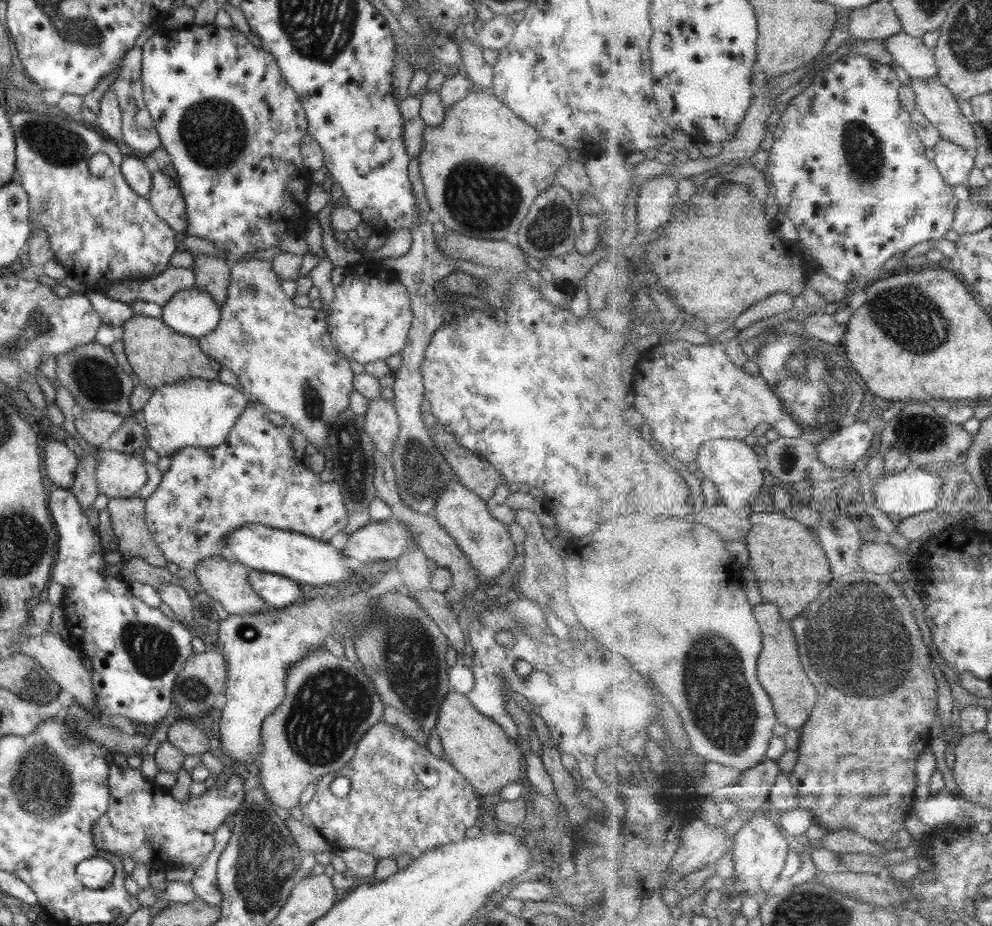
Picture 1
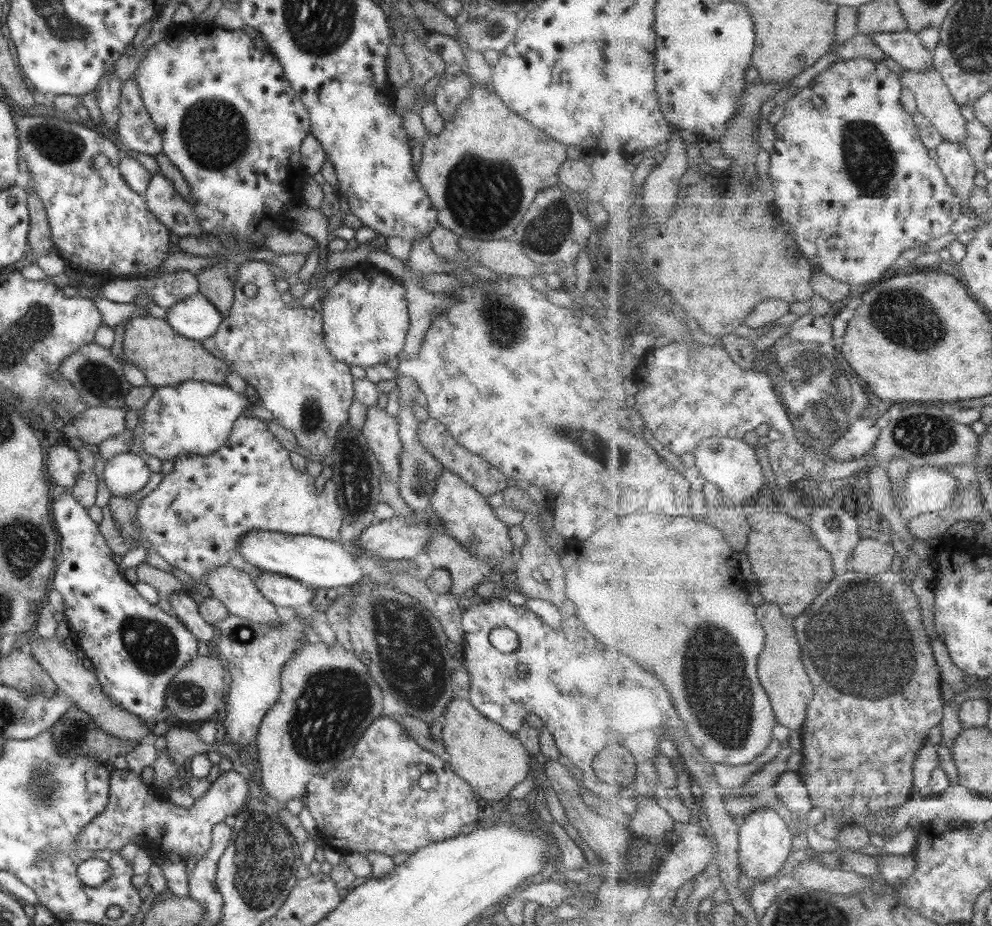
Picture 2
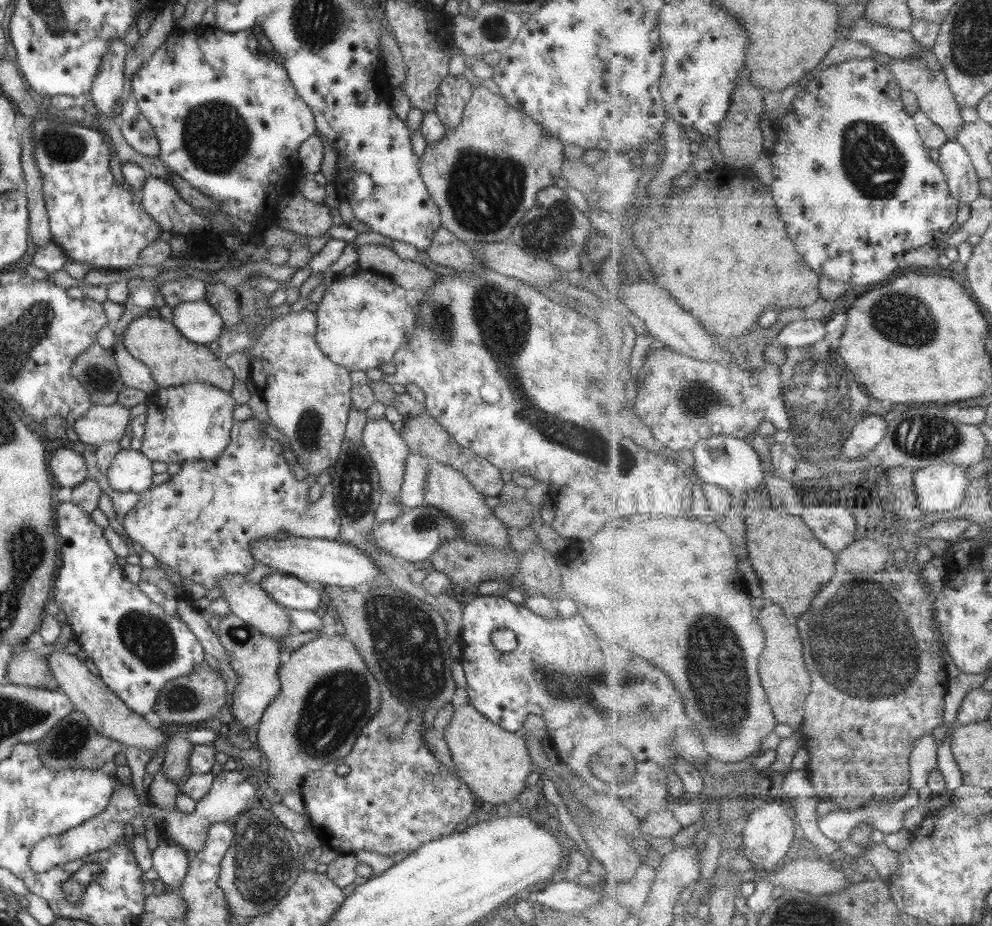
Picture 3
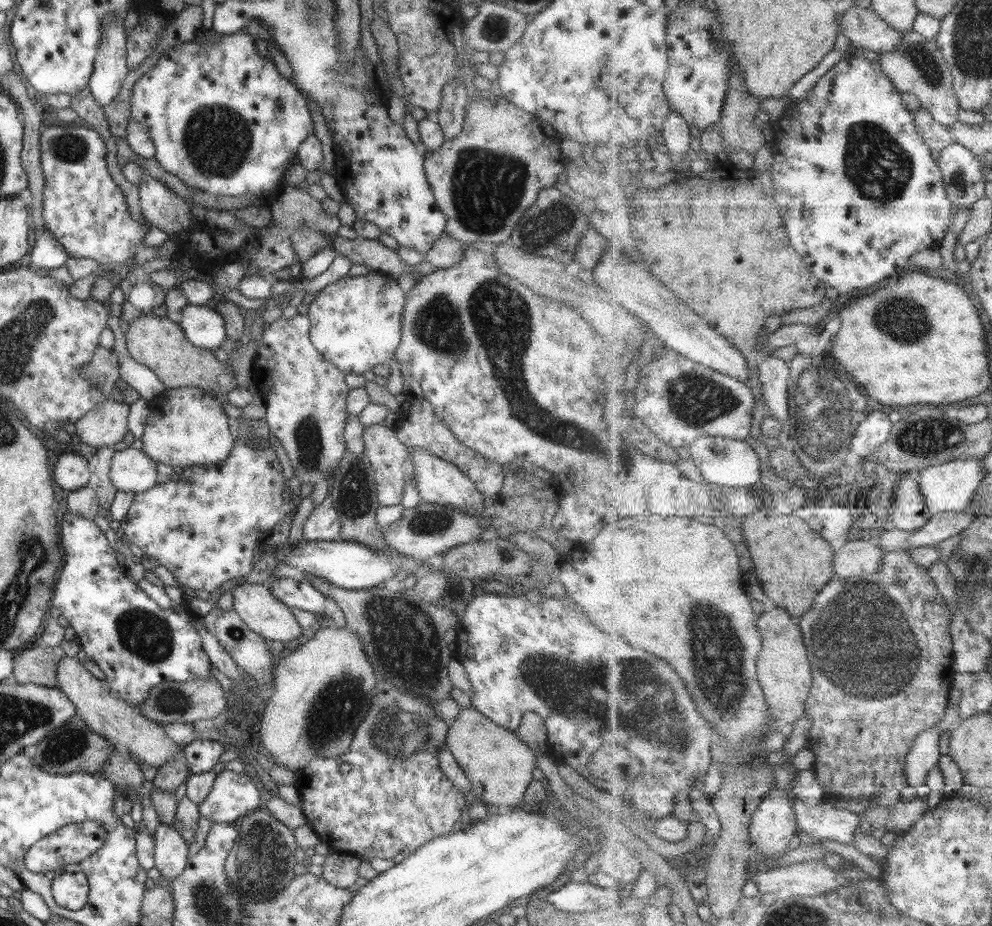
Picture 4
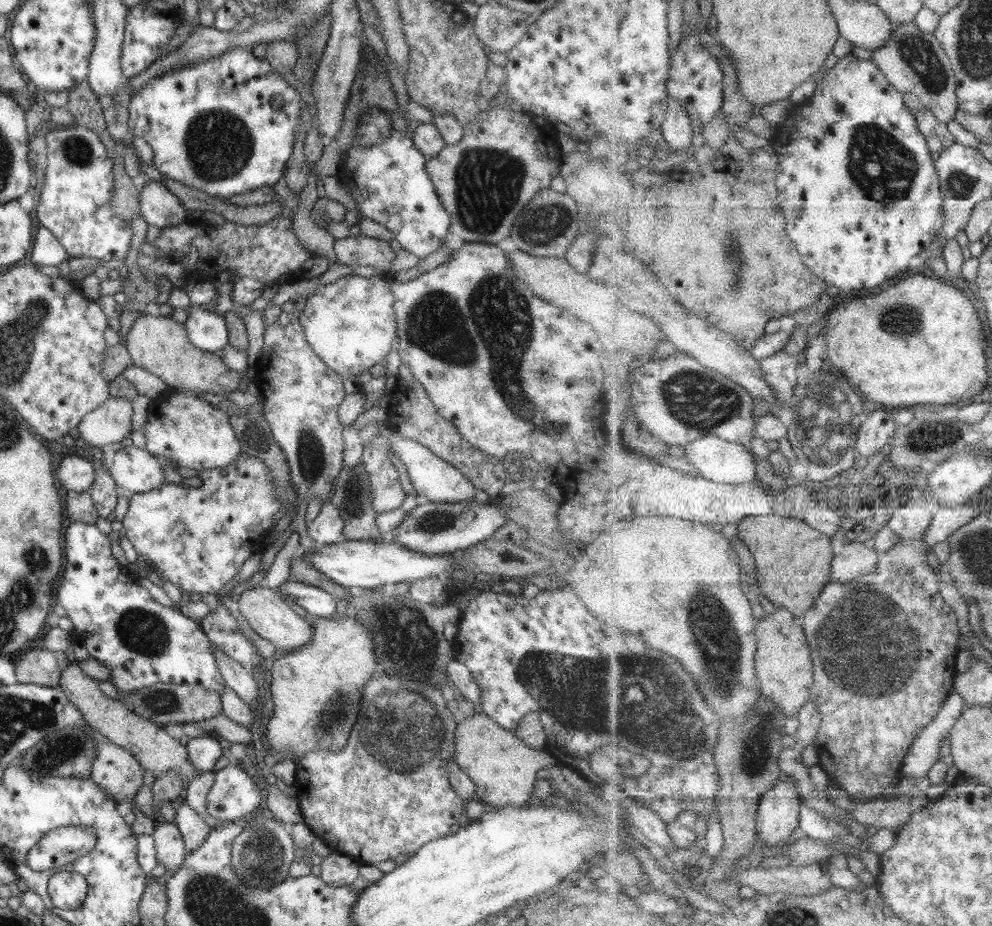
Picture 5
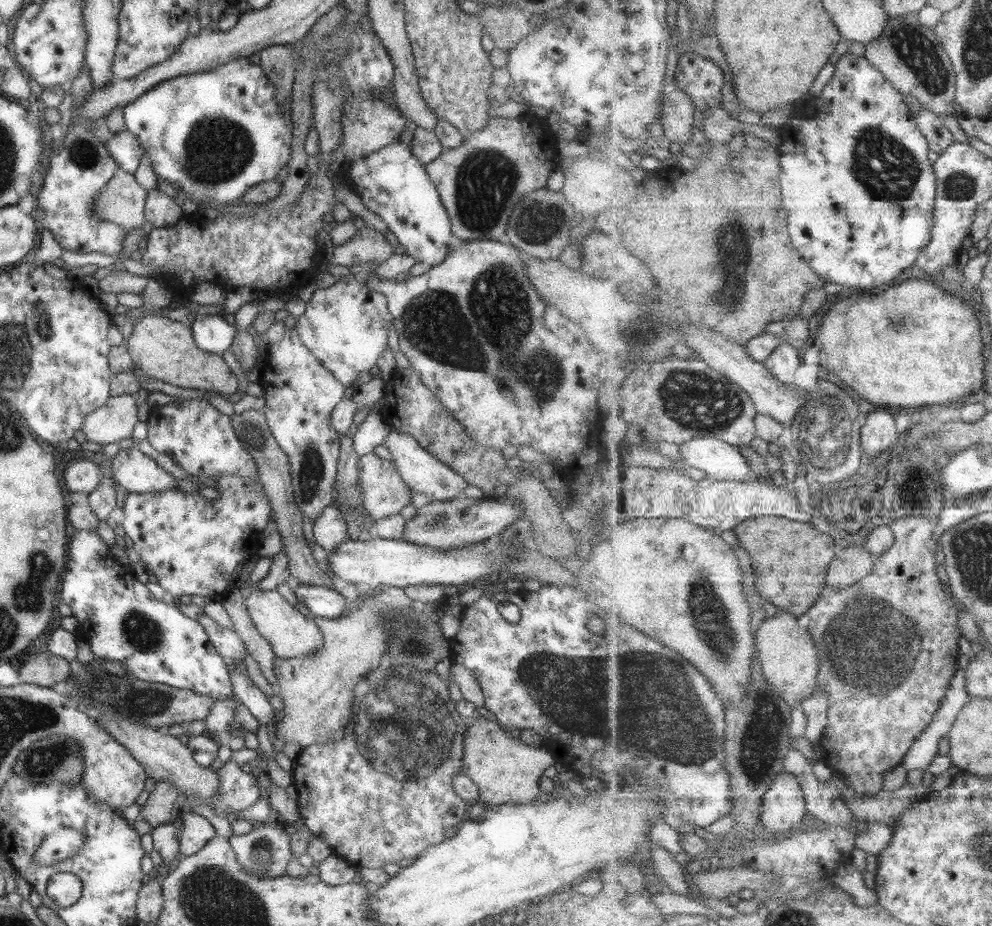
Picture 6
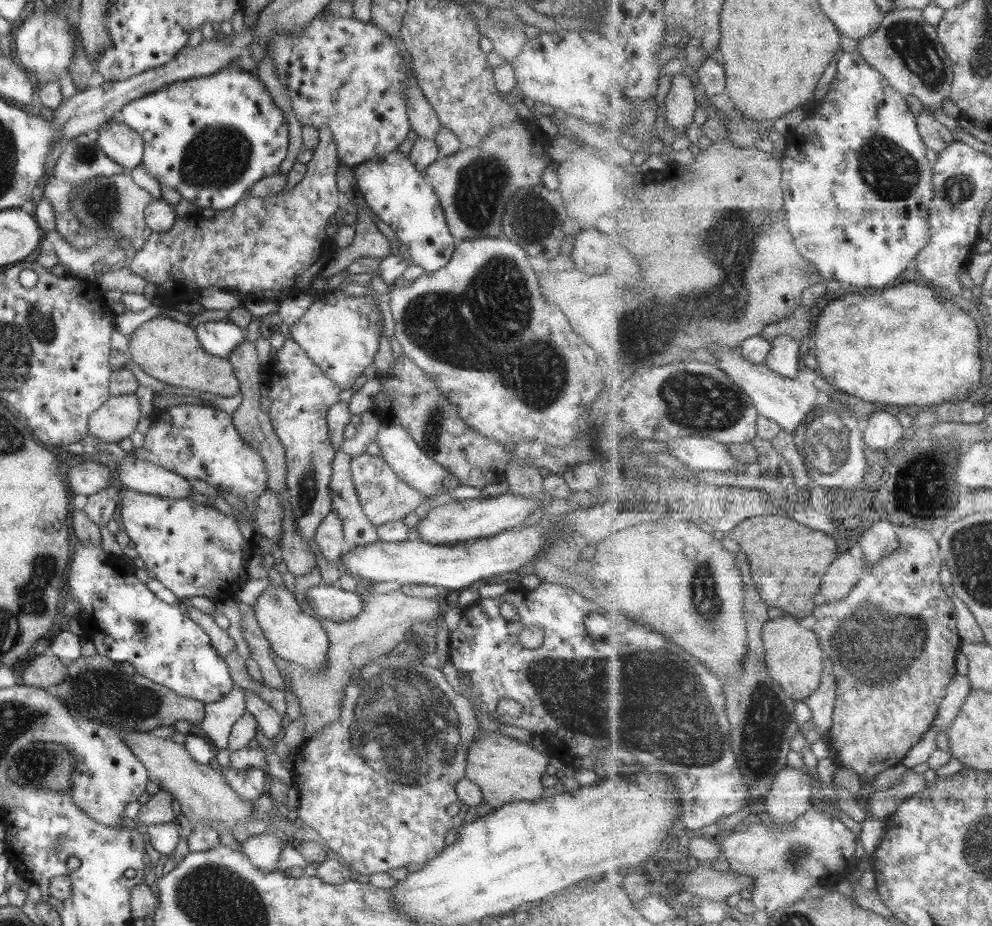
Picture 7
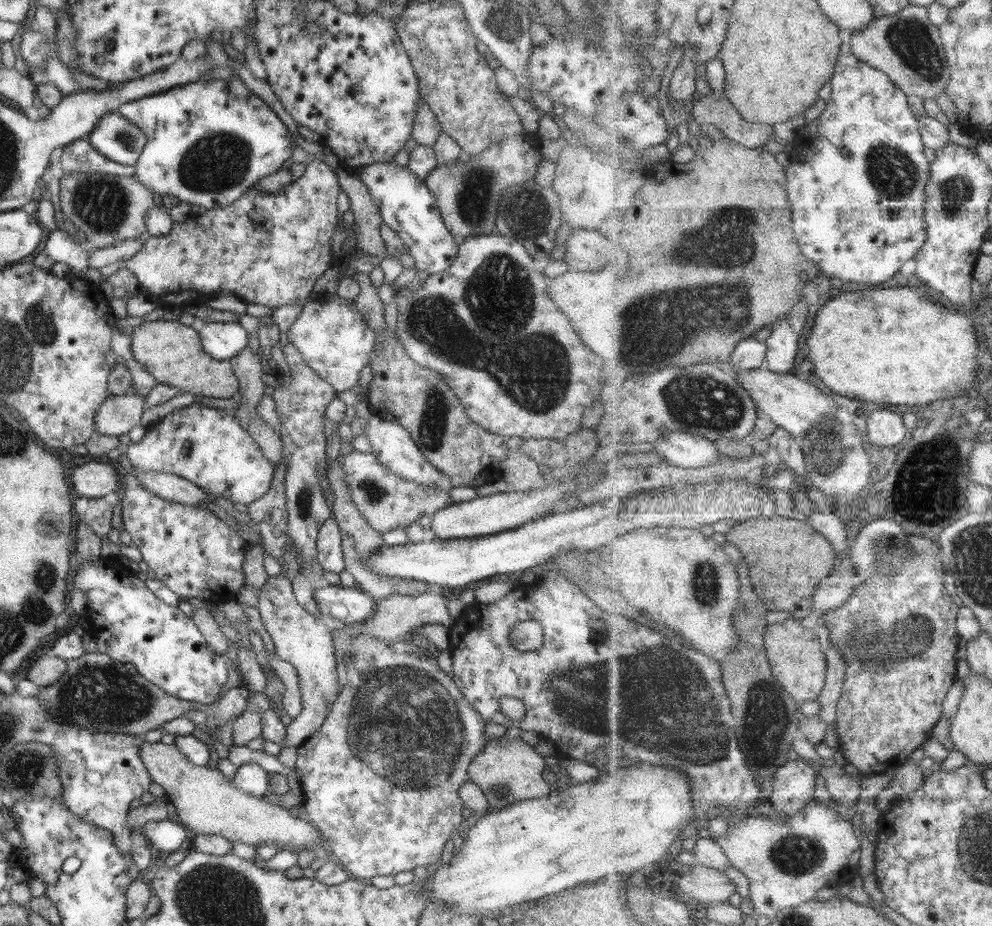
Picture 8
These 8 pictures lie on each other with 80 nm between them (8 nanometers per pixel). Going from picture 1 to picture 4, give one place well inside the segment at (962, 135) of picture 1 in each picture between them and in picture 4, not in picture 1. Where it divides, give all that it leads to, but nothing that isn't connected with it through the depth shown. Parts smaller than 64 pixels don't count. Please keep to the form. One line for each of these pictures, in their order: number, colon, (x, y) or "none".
2: (934, 99)
3: (923, 75)
4: (917, 66)

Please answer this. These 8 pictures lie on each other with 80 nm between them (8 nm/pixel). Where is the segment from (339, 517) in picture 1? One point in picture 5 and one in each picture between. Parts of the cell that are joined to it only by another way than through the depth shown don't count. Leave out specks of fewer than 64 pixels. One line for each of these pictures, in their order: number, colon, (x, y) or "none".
2: (193, 518)
3: (201, 522)
4: (203, 528)
5: (197, 538)

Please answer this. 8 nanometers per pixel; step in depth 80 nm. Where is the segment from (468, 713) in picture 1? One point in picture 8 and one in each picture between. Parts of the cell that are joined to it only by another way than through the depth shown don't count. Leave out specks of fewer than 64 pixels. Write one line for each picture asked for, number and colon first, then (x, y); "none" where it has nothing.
2: (491, 760)
3: (493, 763)
4: (498, 765)
5: (502, 768)
6: (505, 771)
7: (505, 770)
8: (507, 770)

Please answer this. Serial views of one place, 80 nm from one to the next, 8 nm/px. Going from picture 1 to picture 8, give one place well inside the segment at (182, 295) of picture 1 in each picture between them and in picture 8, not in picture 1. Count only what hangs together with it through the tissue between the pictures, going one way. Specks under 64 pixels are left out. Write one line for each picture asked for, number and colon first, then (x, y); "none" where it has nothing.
2: (194, 317)
3: (196, 321)
4: (202, 327)
5: (206, 331)
6: (211, 334)
7: (218, 338)
8: (220, 340)

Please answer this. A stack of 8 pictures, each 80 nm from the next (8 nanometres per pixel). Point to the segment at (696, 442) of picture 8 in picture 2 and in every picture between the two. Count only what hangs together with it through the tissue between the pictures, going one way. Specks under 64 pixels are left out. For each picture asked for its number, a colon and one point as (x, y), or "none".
2: (731, 464)
3: (731, 463)
4: (726, 462)
5: (717, 459)
6: (721, 461)
7: (704, 454)

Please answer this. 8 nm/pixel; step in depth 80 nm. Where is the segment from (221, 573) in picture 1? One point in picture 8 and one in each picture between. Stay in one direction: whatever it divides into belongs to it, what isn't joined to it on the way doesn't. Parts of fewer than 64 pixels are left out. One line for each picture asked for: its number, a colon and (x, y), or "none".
2: (234, 588)
3: (245, 599)
4: (253, 603)
5: (268, 615)
6: (290, 634)
7: (294, 636)
8: (299, 638)

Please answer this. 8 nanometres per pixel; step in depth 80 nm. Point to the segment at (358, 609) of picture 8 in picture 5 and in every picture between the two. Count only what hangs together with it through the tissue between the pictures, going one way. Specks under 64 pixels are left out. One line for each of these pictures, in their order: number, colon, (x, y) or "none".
5: (317, 603)
6: (321, 602)
7: (329, 602)

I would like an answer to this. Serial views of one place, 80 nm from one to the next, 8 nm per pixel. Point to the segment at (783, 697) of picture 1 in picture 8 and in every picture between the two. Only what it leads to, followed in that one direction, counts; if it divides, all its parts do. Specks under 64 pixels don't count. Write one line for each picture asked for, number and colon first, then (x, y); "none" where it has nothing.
2: (782, 672)
3: (783, 670)
4: (784, 667)
5: (784, 662)
6: (789, 658)
7: (796, 660)
8: (794, 652)

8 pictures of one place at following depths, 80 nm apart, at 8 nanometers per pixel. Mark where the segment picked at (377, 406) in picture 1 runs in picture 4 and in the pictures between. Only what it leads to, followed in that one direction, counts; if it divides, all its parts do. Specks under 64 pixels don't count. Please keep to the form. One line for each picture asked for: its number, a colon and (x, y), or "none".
2: (380, 429)
3: (381, 439)
4: (388, 457)

